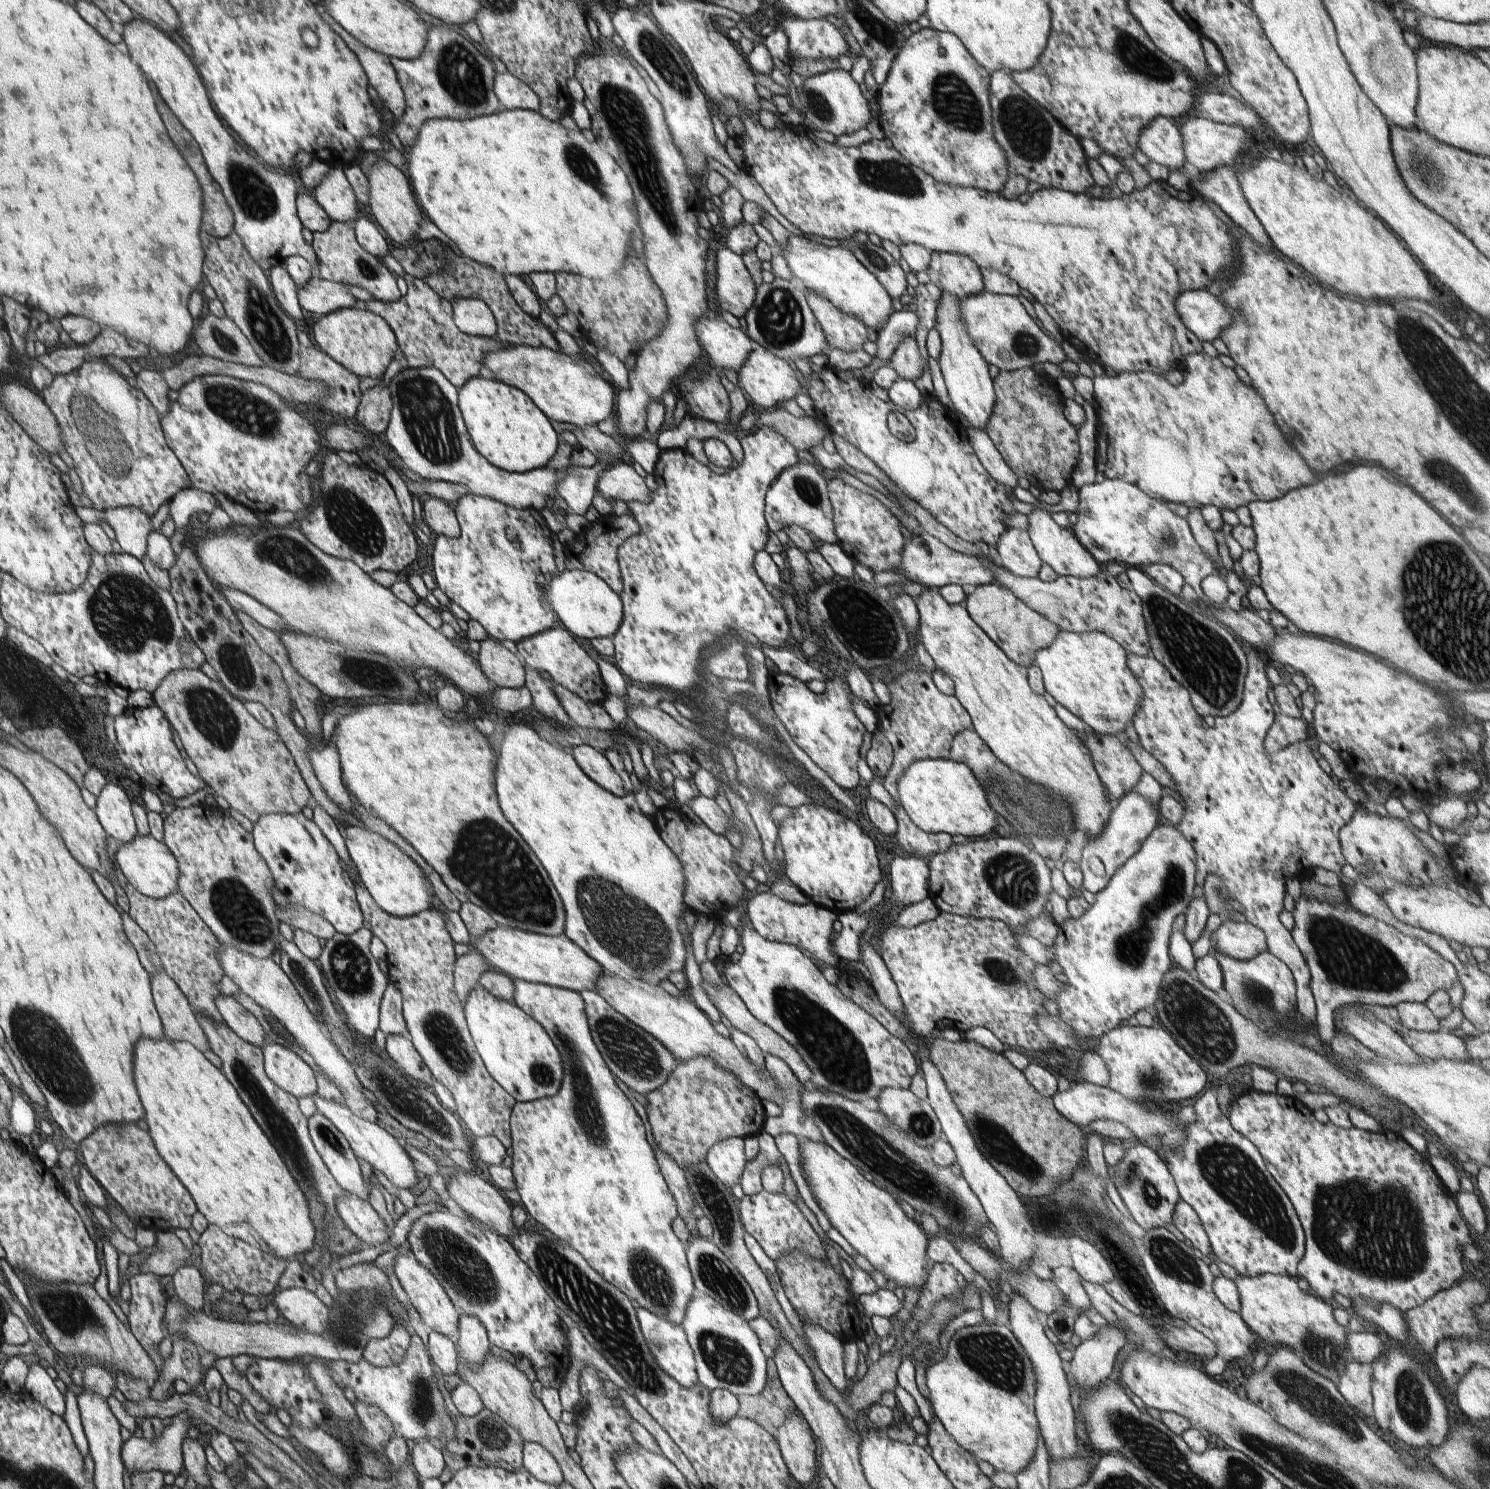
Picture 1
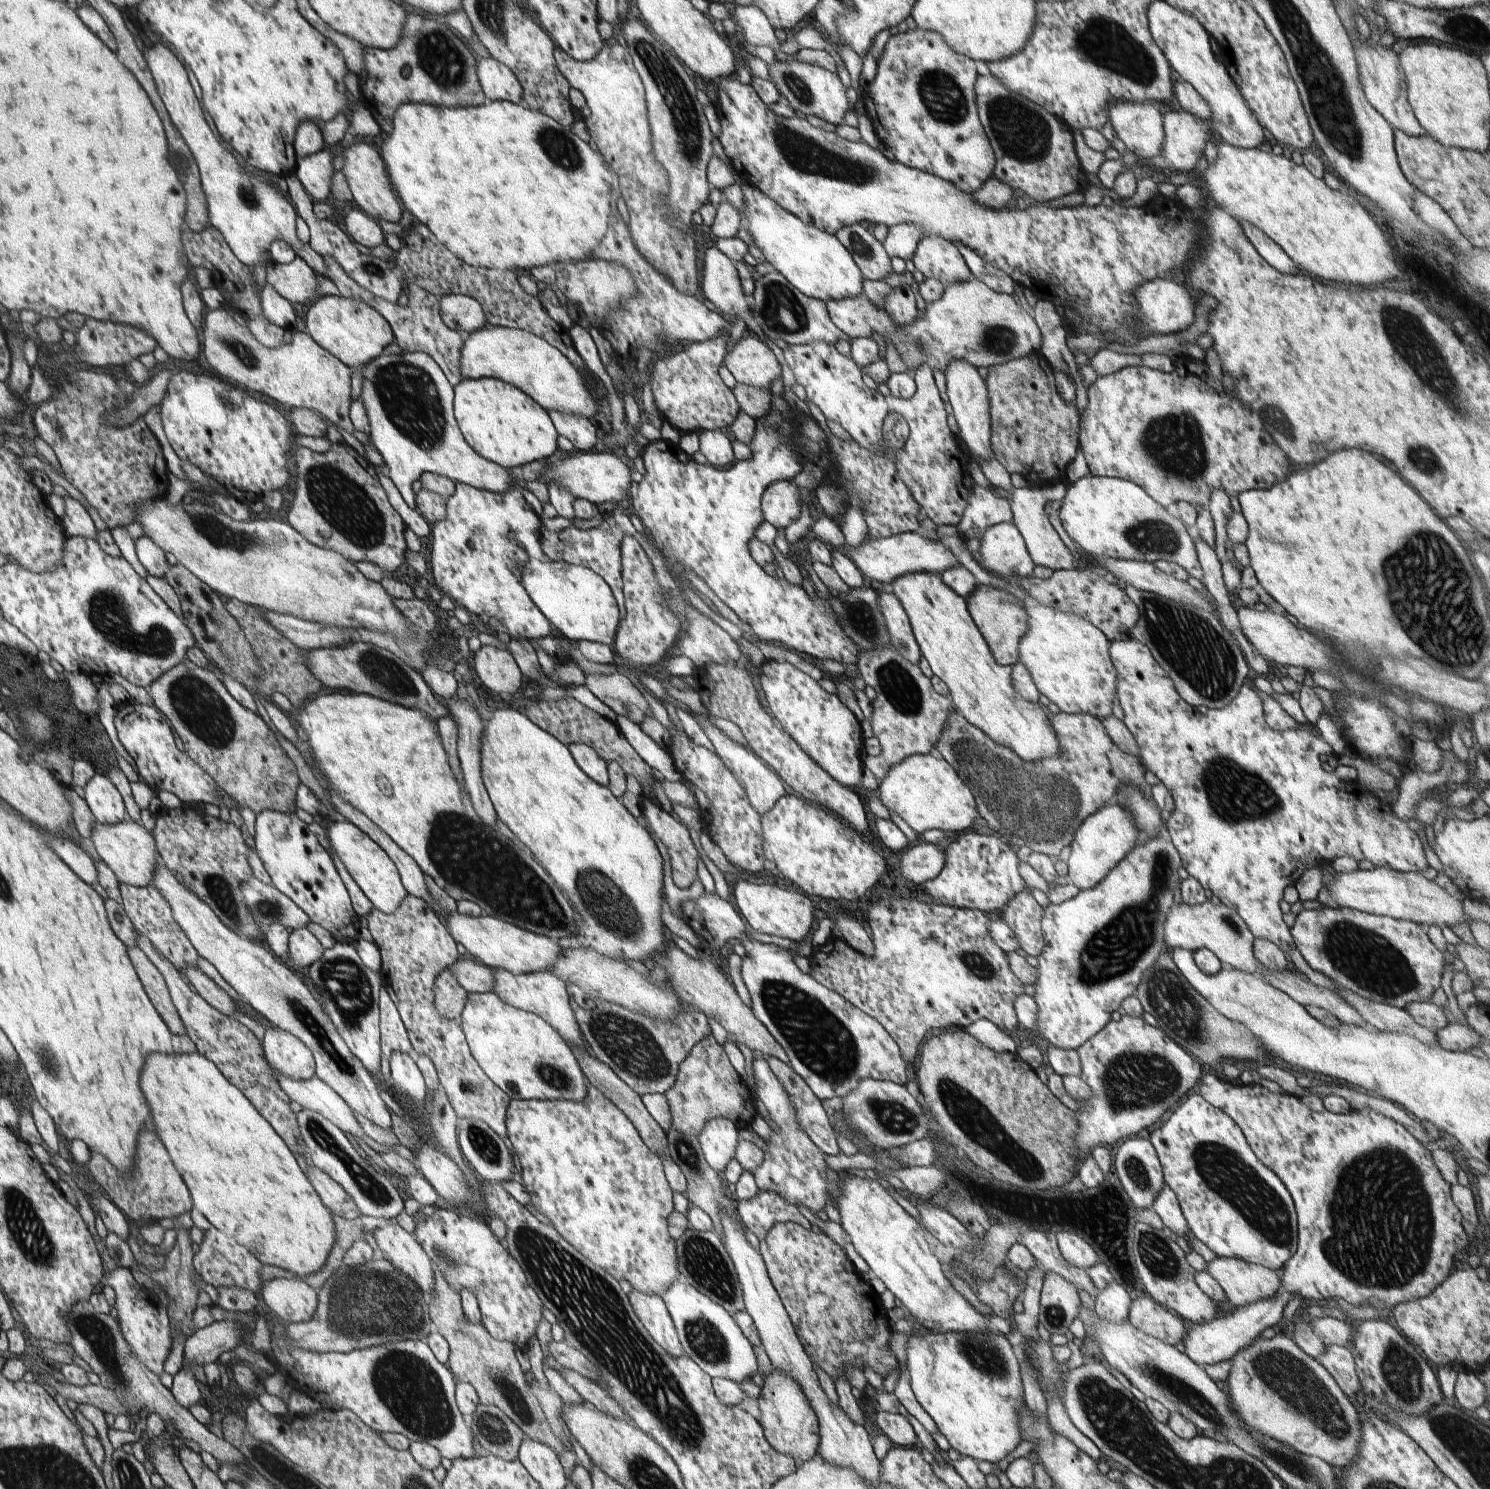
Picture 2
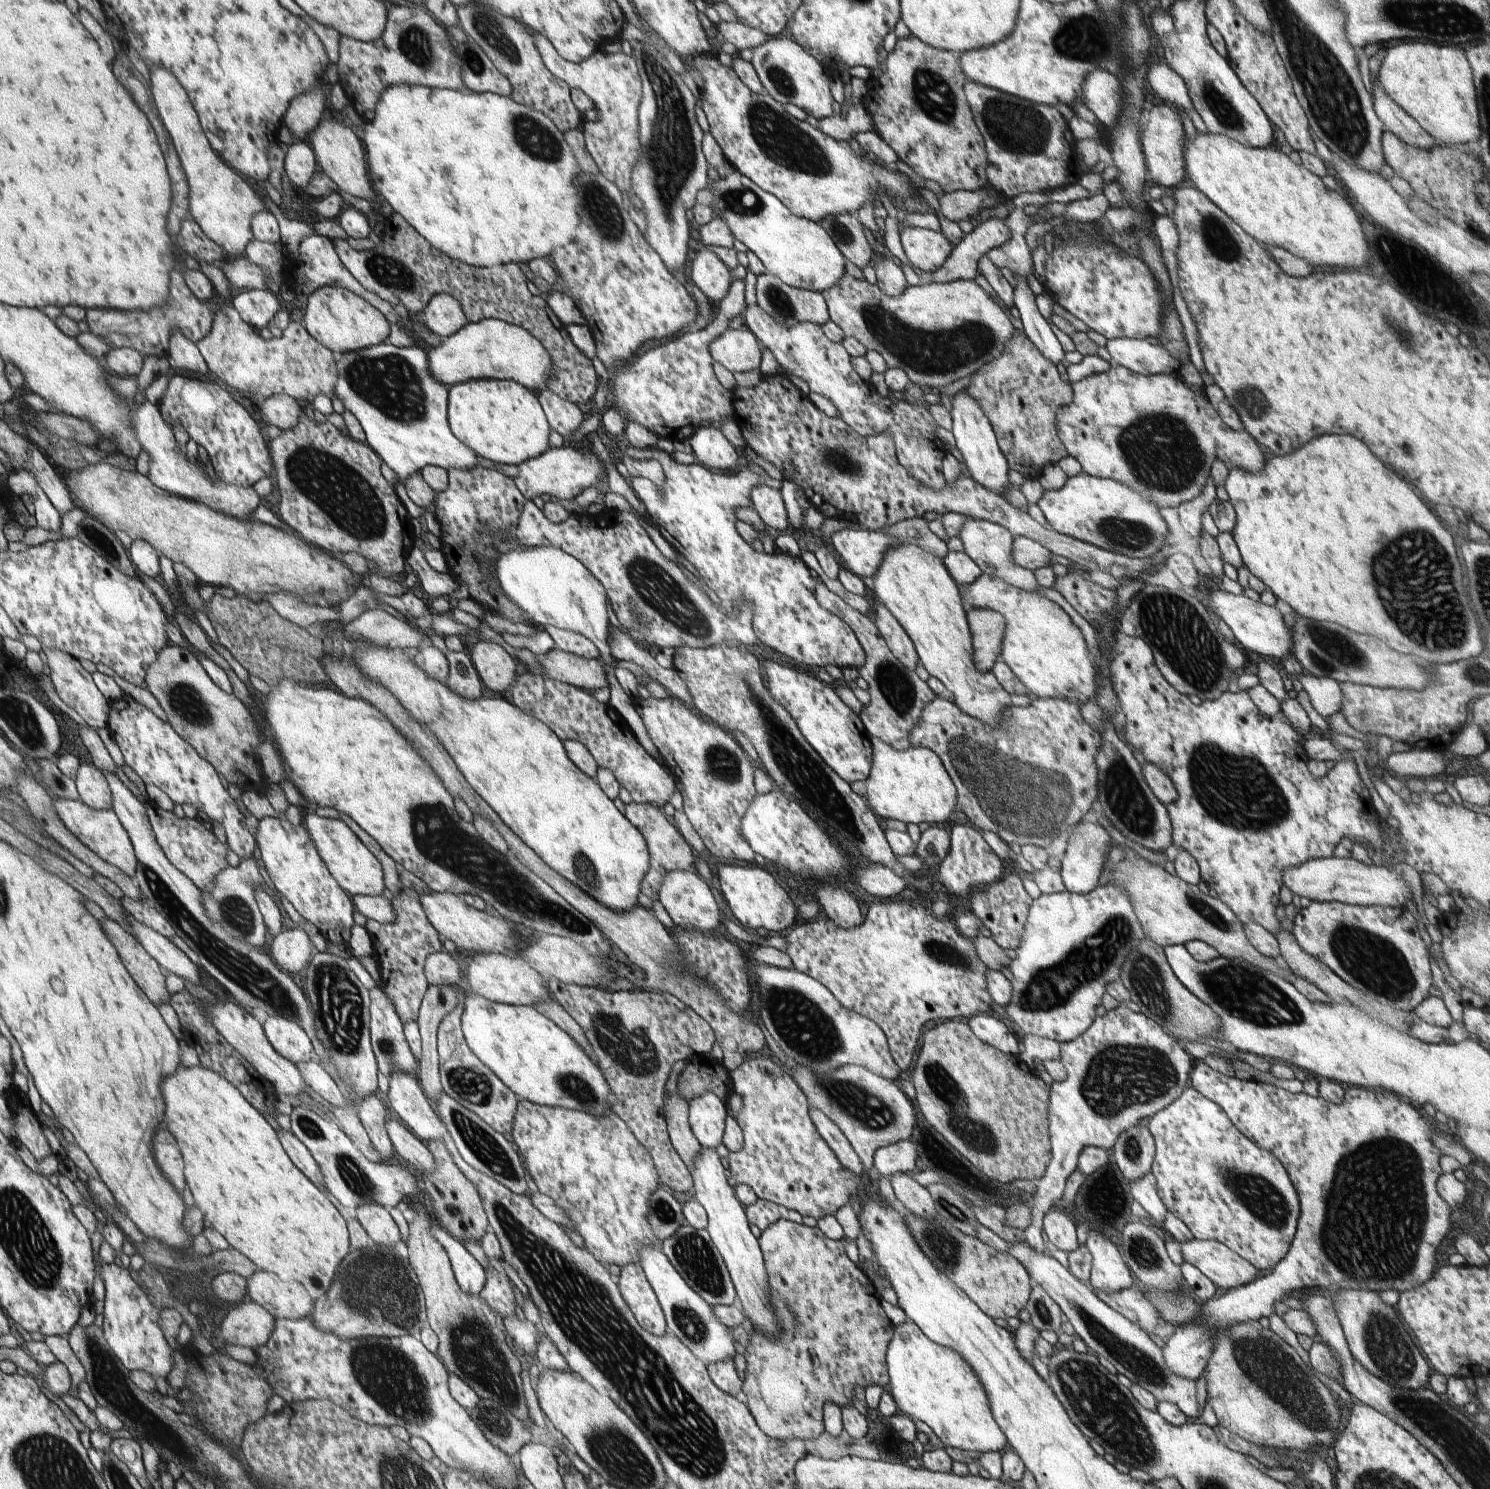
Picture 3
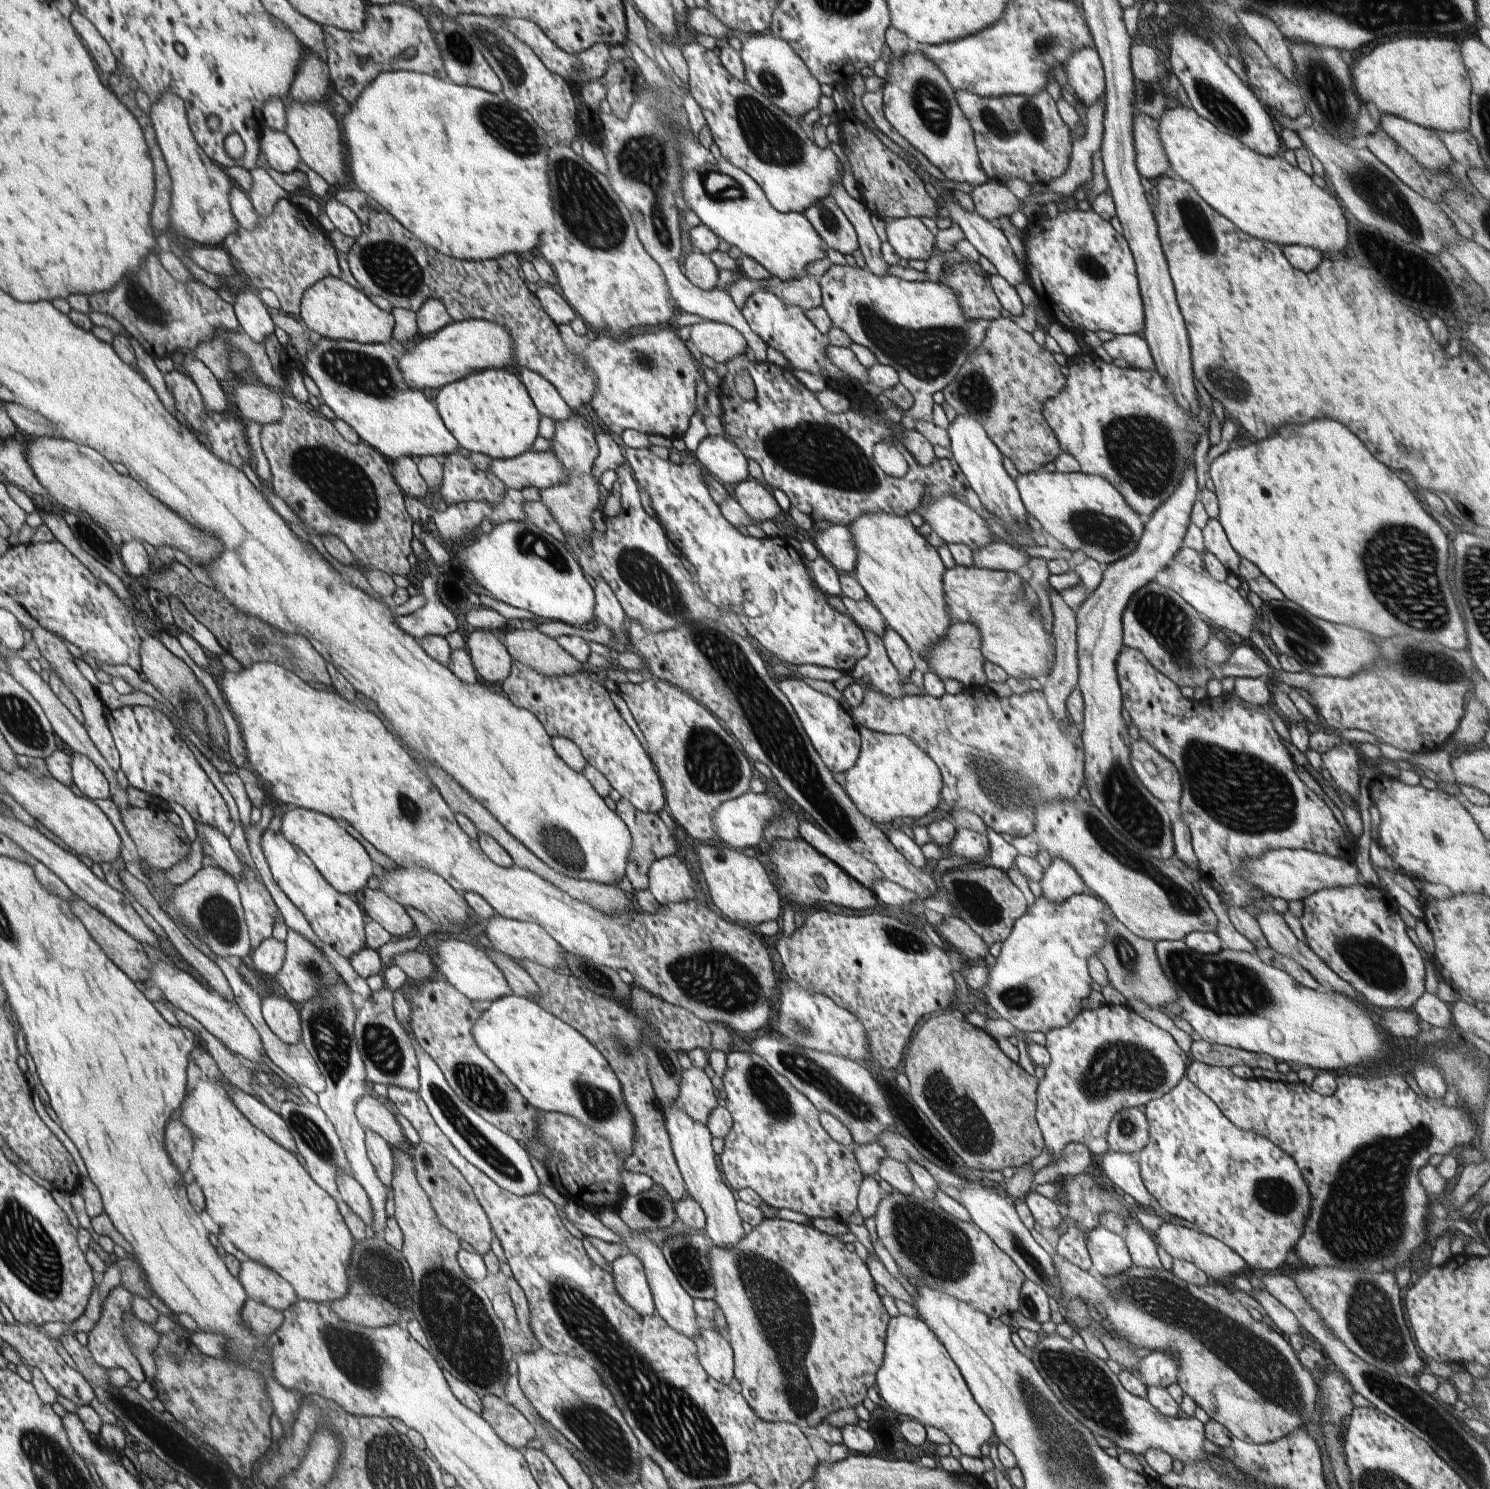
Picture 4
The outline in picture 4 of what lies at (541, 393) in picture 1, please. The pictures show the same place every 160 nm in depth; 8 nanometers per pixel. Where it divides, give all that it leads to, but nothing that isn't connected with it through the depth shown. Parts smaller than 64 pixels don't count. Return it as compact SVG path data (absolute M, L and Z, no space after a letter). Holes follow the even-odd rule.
M482 319L453 321L438 330L419 344L409 346L405 353L397 358L398 370L410 390L436 390L447 386L460 378L466 378L472 372L488 368L514 367L514 340L506 328Z

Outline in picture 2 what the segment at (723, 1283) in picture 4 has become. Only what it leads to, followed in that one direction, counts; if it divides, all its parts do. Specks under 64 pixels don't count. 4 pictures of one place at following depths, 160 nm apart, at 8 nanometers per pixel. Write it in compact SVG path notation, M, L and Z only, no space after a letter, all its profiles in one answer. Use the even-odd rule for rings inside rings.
M793 1222L778 1223L767 1232L766 1238L761 1241L759 1252L764 1259L770 1280L773 1282L774 1288L777 1290L778 1296L783 1302L787 1313L791 1318L792 1324L795 1326L799 1339L801 1340L805 1351L808 1353L808 1356L811 1358L811 1362L814 1366L818 1363L818 1366L822 1368L822 1370L825 1370L834 1381L838 1377L845 1378L845 1366L848 1363L852 1363L853 1365L860 1367L862 1370L864 1364L868 1364L874 1372L877 1372L883 1378L898 1368L898 1359L894 1356L893 1350L890 1350L889 1347L889 1340L893 1335L893 1332L888 1324L888 1320L886 1318L887 1310L881 1303L880 1295L872 1289L869 1282L863 1280L863 1276L856 1271L854 1265L852 1265L852 1262L846 1256L845 1251L842 1250L836 1242L832 1241L828 1235L824 1234L824 1232L822 1234L814 1233L811 1229L804 1228L802 1225ZM775 1367L770 1376L764 1376L758 1382L761 1388L758 1399L761 1417L758 1422L770 1446L779 1453L791 1456L798 1467L818 1456L819 1420L798 1383Z

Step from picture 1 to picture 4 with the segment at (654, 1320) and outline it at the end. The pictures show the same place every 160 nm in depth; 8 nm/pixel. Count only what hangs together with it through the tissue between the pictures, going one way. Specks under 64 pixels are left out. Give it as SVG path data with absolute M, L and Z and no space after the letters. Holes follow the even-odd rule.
M627 1254L612 1262L616 1288L628 1305L644 1316L657 1313L651 1286L644 1276L644 1264L636 1254Z

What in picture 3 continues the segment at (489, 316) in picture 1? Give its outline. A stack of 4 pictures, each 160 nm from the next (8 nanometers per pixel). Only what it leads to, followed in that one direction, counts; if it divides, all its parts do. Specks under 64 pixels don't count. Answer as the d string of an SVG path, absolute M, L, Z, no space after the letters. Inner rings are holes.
M448 293L435 295L419 316L440 338L453 335L469 322L460 301Z

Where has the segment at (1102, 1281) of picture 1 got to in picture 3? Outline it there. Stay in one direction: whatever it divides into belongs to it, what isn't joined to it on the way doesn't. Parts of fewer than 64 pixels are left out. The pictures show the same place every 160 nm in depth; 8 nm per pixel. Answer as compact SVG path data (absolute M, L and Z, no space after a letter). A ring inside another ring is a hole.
M1048 1211L1043 1220L1043 1229L1048 1236L1049 1246L1062 1252L1077 1251L1081 1245L1076 1237L1075 1222L1062 1212Z

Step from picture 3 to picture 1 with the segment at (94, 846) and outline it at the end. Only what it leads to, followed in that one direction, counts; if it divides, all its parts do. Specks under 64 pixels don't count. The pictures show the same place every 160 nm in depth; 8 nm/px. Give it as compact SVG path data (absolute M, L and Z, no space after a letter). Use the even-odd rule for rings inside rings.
M138 834L134 841L119 848L116 853L116 864L123 881L132 884L140 894L154 898L166 898L174 892L181 892L179 890L181 872L175 854L172 854L164 842L160 842L152 836L140 837Z

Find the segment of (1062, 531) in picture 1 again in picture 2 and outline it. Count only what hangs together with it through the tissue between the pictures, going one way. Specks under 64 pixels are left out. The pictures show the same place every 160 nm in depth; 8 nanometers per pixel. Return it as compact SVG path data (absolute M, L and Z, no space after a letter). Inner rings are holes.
M1055 481L1051 485L1043 484L1043 488L1034 488L1029 490L1028 487L1015 488L1013 486L1000 491L1006 500L1010 503L1013 512L1013 523L1018 527L1020 534L1025 540L1029 555L1033 558L1036 565L1050 567L1054 572L1059 570L1068 570L1076 568L1072 552L1067 545L1060 539L1056 529L1052 527L1049 516L1044 511L1044 506L1048 500L1059 498L1067 485Z

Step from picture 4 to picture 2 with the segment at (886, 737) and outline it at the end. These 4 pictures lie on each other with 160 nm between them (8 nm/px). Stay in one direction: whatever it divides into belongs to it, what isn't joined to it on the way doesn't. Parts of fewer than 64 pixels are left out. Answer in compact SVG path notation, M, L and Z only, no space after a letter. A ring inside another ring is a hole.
M910 755L892 765L888 774L879 781L875 793L882 804L899 814L918 835L926 830L968 830L976 822L979 812L975 796L960 775L942 756Z

